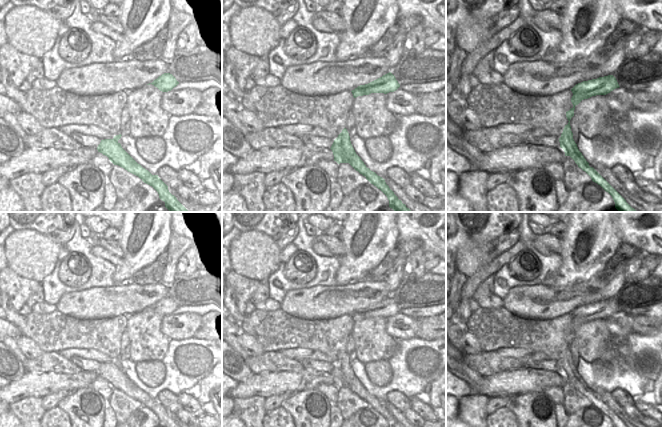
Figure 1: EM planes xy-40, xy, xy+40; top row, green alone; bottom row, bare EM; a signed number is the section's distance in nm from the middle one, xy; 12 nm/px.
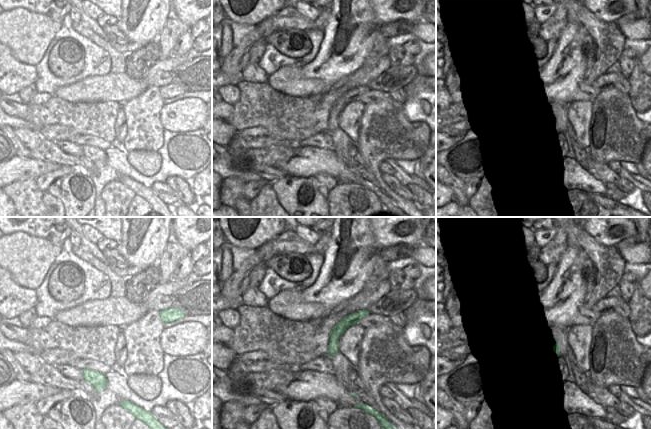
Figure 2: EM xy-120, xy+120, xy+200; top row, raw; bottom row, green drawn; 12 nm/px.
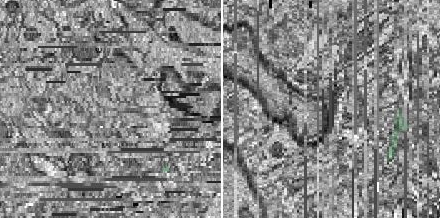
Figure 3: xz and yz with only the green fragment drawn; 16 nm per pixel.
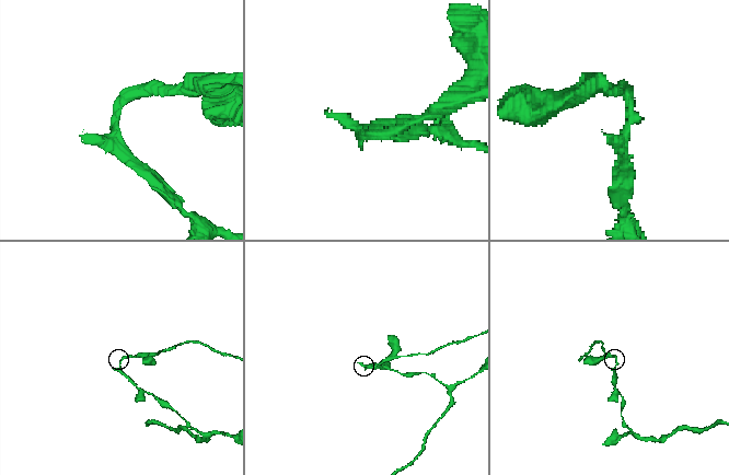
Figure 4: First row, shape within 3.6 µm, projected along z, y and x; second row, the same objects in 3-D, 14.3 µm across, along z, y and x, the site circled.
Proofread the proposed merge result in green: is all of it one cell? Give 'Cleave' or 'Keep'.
Cleave

